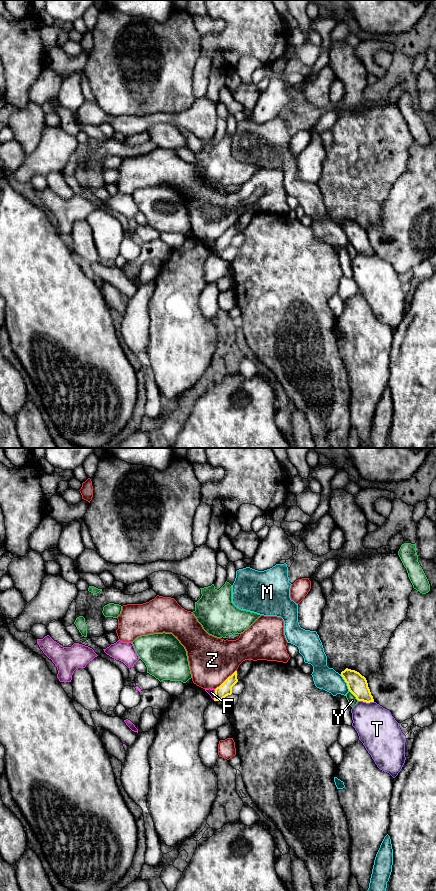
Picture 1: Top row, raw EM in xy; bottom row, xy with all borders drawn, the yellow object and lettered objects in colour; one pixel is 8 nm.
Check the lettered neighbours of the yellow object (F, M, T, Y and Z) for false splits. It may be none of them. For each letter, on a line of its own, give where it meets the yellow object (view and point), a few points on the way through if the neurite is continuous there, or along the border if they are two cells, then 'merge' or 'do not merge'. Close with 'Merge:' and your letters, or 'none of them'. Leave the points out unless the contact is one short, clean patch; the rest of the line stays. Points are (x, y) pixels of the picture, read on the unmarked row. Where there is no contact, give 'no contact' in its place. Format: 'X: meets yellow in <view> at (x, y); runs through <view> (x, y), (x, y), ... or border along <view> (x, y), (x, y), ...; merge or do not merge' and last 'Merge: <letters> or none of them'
F: meets yellow in xy at (215, 246); border along xy (215, 241), (215, 249), (213, 251); do not merge
M: meets yellow in xy at (345, 233); do not merge
T: meets yellow in xy at (366, 254); do not merge
Y: meets yellow in xy at (353, 246); do not merge
Z: meets yellow in xy at (226, 231); border along xy (236, 222), (215, 241); do not merge
Merge: none of them

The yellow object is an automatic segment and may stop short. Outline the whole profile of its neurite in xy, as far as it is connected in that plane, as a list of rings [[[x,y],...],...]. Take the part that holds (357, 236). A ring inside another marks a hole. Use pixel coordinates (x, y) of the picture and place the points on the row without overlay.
[[[346,220],[341,224],[341,228],[347,235],[349,243],[358,253],[366,255],[374,254],[367,232],[359,224]]]

